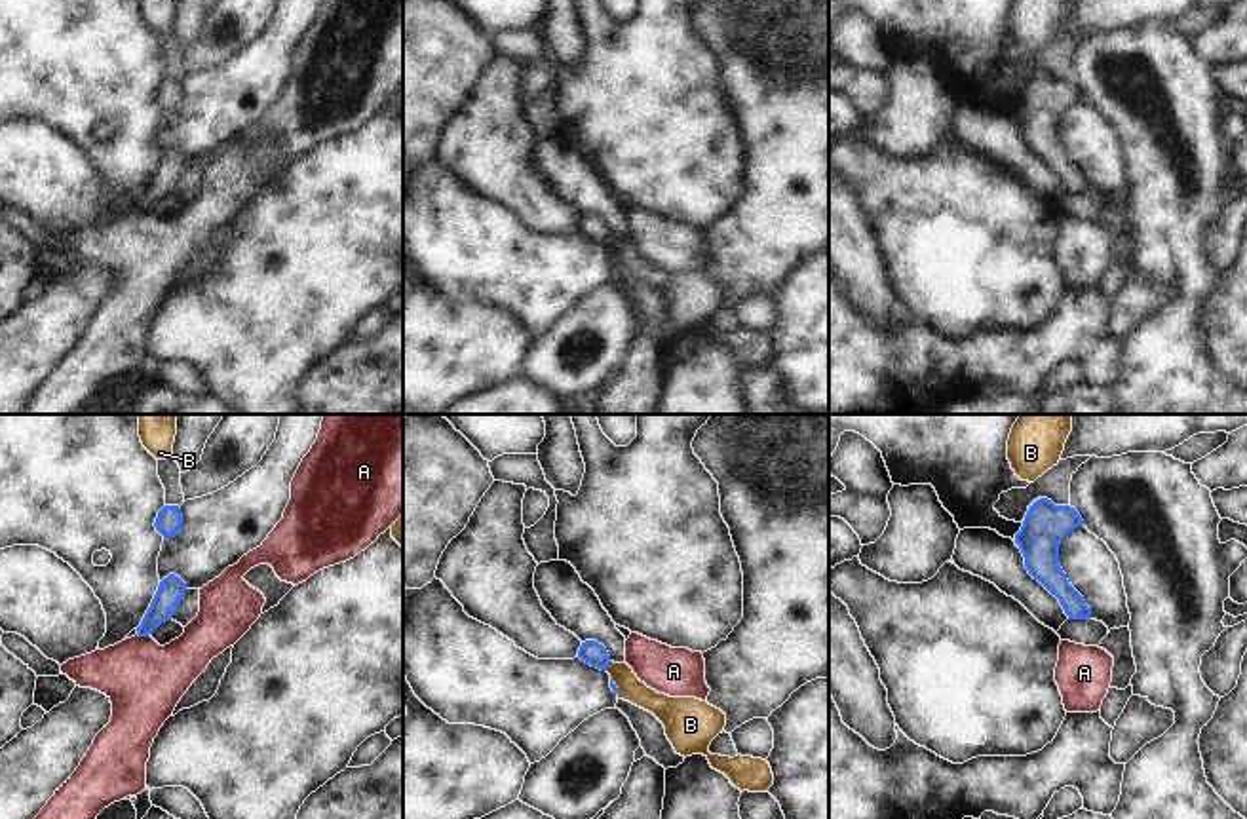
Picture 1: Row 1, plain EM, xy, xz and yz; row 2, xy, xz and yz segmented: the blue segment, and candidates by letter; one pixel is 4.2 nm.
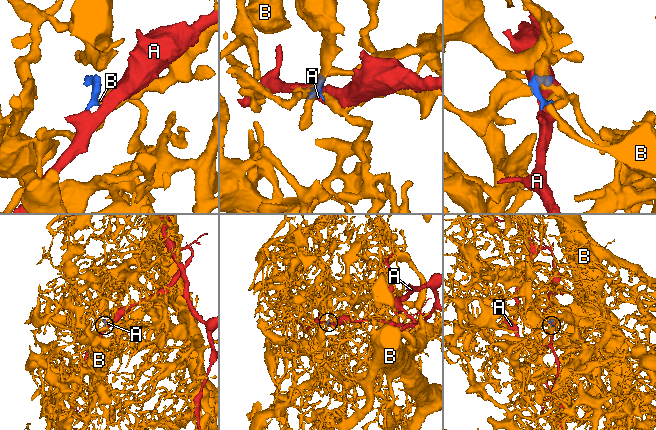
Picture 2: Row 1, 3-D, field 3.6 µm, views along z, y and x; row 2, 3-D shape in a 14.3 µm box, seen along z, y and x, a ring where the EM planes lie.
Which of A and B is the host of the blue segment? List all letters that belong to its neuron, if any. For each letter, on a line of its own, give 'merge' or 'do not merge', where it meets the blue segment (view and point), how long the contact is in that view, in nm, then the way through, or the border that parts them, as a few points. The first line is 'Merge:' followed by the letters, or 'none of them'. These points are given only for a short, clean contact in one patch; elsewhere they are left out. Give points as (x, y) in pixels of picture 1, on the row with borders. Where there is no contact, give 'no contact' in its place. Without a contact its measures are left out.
Merge: B
A: do not merge | xy (143, 635) | 60 nm | along xy (137, 633), (149, 635)
B: merge | xz (607, 664) | 50 nm | across xz (592, 652), (607, 664), (630, 688)

